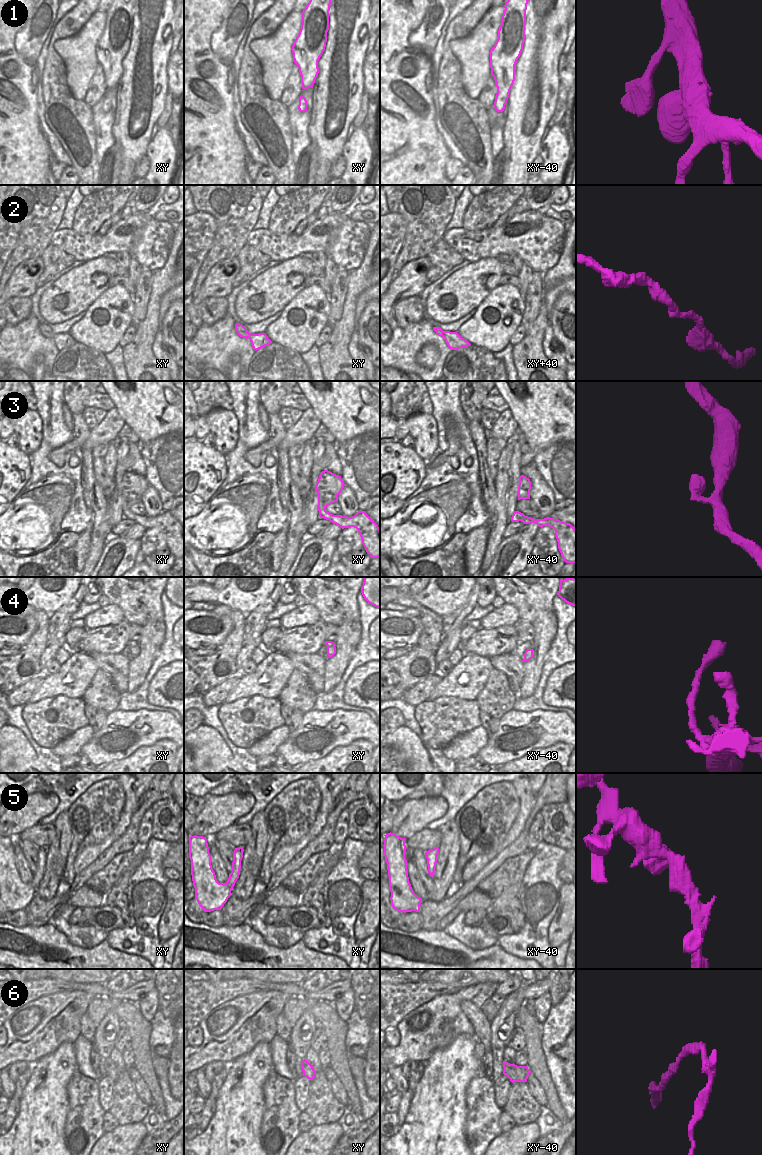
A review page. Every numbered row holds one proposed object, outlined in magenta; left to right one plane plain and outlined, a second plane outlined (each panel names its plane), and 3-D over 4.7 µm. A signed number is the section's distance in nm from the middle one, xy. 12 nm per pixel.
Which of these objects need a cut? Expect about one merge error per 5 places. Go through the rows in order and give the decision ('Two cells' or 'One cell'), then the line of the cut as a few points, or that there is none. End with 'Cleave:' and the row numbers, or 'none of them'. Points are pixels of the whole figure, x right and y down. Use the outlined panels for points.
1: One cell. No split
2: One cell. No split
3: One cell. No split
4: One cell. No split
5: One cell. No split
6: One cell. No split
Cleave: none of them

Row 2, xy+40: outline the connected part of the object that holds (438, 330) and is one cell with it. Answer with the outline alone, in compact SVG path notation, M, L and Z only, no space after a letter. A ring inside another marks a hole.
M433 327L437 335L442 336L451 350L468 347L471 344L462 338L457 332L443 331L440 327Z

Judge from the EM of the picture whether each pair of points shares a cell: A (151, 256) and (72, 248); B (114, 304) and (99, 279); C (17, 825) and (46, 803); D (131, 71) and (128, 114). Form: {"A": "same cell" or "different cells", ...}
{"A": "same cell", "B": "different cells", "C": "same cell", "D": "same cell"}

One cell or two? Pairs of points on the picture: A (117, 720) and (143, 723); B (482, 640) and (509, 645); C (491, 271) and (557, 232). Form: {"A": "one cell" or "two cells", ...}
{"A": "one cell", "B": "one cell", "C": "two cells"}

